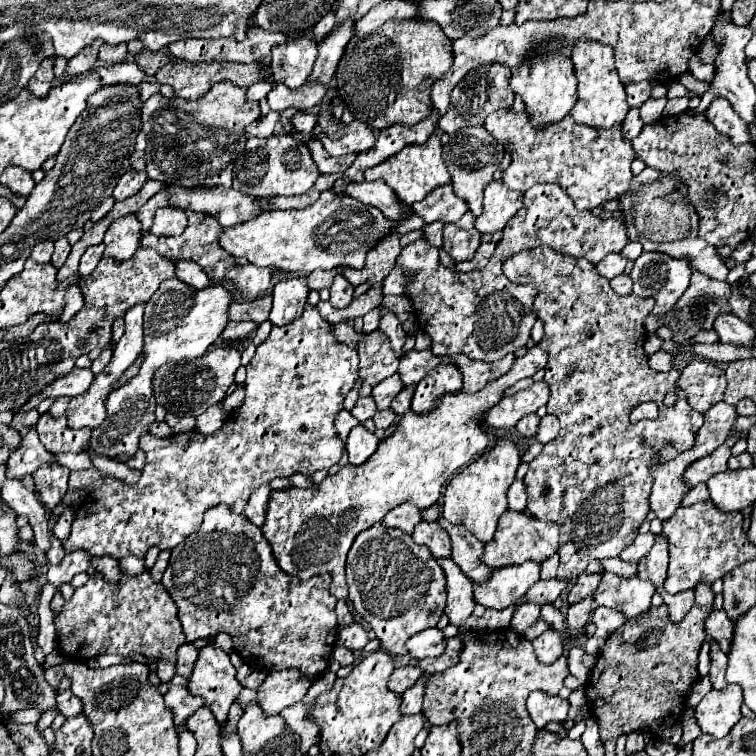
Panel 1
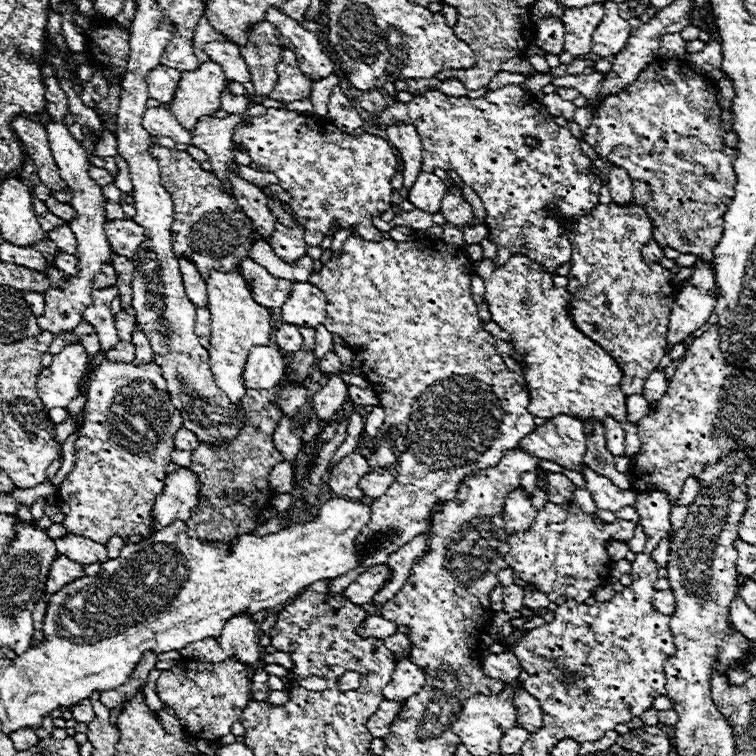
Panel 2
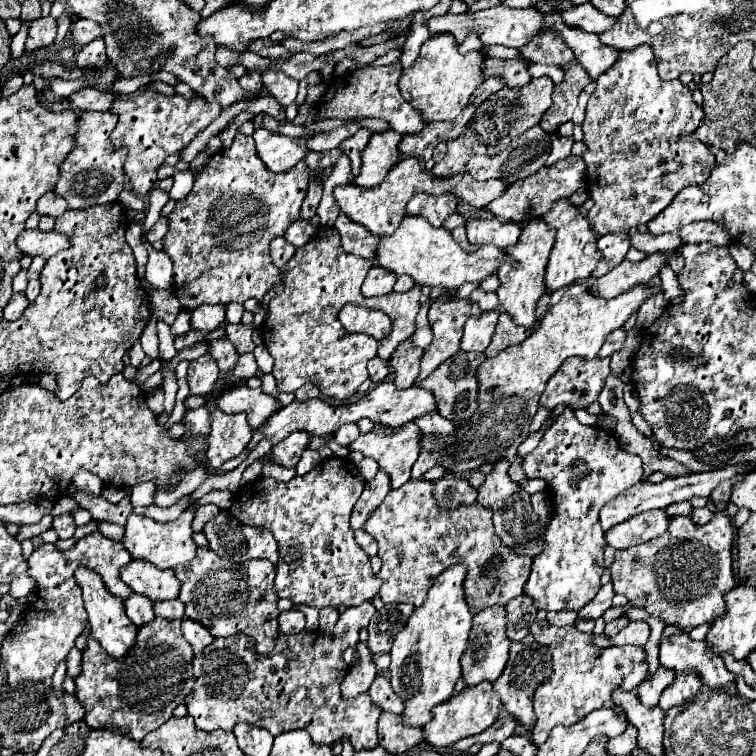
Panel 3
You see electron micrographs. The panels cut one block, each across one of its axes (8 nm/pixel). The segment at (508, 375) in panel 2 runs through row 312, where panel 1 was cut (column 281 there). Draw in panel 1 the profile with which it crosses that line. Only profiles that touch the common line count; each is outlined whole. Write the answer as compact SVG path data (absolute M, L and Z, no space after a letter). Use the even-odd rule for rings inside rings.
M306 304L302 318L280 328L274 326L264 344L257 347L256 356L246 366L246 400L240 406L244 410L238 410L218 432L208 436L194 430L170 438L154 438L144 432L140 438L140 448L146 452L142 478L136 484L104 478L102 486L90 492L78 506L72 532L62 540L64 550L88 550L92 556L112 556L116 560L130 554L144 558L148 548L174 548L196 532L202 524L204 512L212 506L228 504L234 512L242 514L250 494L258 486L292 474L310 476L316 470L326 470L338 464L344 444L336 434L334 418L342 410L342 400L356 382L356 368L356 350L346 344L338 344L334 340L332 326L320 318L318 308Z

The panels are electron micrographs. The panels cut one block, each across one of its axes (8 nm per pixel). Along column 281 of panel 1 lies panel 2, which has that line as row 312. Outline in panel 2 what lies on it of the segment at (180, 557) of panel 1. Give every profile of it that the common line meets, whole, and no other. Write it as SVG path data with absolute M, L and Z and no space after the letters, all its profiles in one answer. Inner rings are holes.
M614 202L596 204L586 216L580 216L574 222L570 222L566 230L568 240L572 244L568 272L570 282L566 286L566 290L572 294L572 300L568 304L572 322L582 334L586 334L598 346L602 346L620 364L620 368L624 370L622 390L626 392L626 396L642 394L644 380L660 364L660 358L666 352L668 316L682 284L676 284L668 270L652 270L652 266L642 260L640 250L652 238L654 224L648 212L636 202L626 206L618 206Z

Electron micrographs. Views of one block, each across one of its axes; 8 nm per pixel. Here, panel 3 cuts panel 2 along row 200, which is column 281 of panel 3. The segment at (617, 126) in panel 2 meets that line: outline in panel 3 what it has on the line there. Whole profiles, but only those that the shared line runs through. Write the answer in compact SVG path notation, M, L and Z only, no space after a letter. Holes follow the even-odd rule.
M370 602L344 610L334 628L333 636L324 636L320 632L300 632L294 636L280 636L274 652L270 656L254 656L254 640L250 636L230 636L230 638L216 638L202 656L194 658L194 690L186 698L188 714L196 720L200 730L232 730L238 722L258 724L268 728L274 736L282 730L304 728L310 732L314 744L334 744L340 738L350 738L354 750L362 748L376 748L376 722L380 716L380 708L372 704L368 694L360 694L356 698L342 698L340 682L348 672L348 664L342 660L342 652L358 644L358 632L368 626L370 618L374 616L374 606Z

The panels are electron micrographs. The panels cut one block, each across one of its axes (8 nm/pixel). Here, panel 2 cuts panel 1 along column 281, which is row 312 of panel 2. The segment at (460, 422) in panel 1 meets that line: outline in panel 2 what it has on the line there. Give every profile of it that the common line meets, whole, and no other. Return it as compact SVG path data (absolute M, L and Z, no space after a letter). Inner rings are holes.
M514 254L502 268L495 268L491 260L482 259L474 263L473 271L484 278L484 298L492 320L510 334L516 360L524 364L522 372L530 392L530 412L546 420L568 414L582 422L596 420L600 424L610 416L626 430L626 456L638 456L642 446L638 424L628 422L626 394L620 390L624 372L606 350L574 326L566 310L570 294L564 288L554 288L552 276L524 254Z

